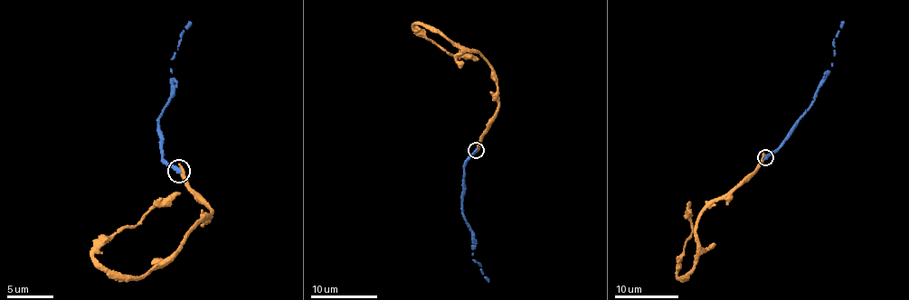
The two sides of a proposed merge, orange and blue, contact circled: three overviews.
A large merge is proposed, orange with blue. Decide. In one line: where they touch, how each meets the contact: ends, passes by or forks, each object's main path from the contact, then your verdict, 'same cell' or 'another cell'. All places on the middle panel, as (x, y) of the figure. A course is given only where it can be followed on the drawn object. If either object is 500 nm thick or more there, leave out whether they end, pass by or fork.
at (476, 150); orange ends there; blue ends there; orange runs (476, 150), (498, 106), (496, 74), (479, 51), (453, 46), (444, 35), (413, 24), (449, 53), (478, 59); blue runs (476, 150), (464, 166), (463, 215), (473, 232), (473, 260), (480, 266), (488, 281); another cell

